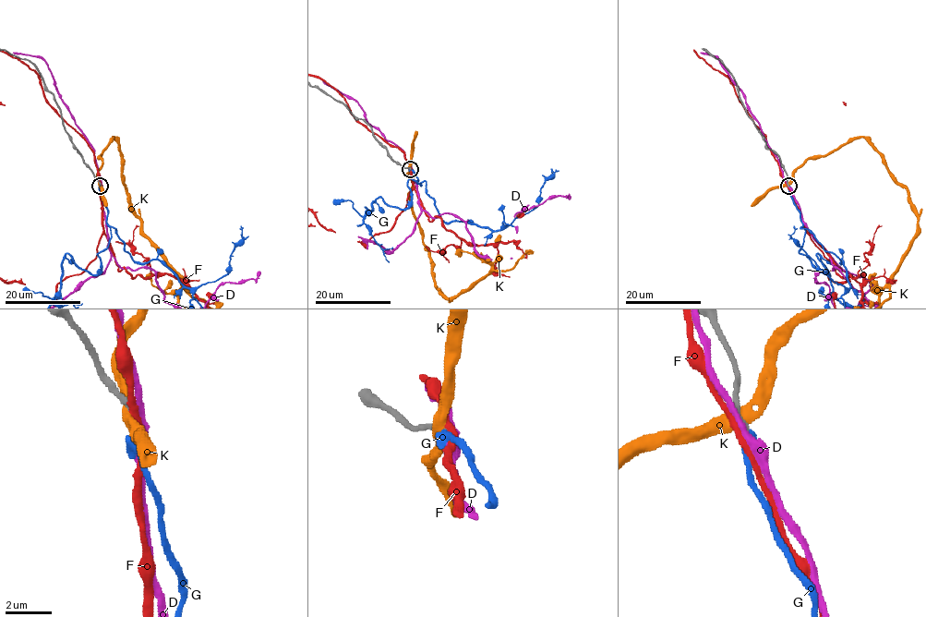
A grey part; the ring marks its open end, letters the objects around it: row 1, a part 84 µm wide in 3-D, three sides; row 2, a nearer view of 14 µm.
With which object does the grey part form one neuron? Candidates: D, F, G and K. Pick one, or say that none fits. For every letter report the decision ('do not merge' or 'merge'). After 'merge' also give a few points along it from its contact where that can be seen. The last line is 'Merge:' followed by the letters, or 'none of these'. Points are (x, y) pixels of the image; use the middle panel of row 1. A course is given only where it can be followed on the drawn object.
D: do not merge
F: do not merge
G: merge
K: do not merge
Merge: G

